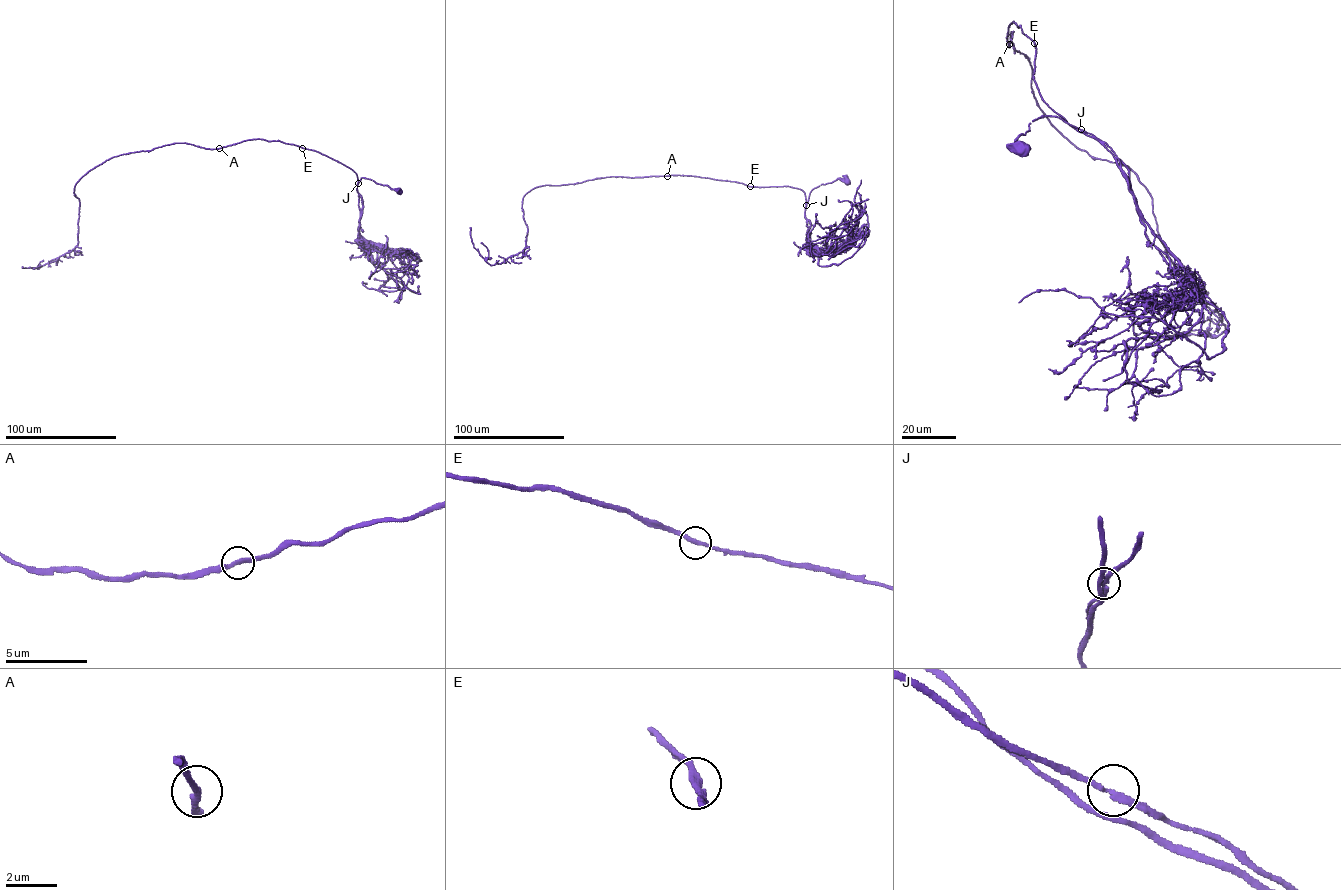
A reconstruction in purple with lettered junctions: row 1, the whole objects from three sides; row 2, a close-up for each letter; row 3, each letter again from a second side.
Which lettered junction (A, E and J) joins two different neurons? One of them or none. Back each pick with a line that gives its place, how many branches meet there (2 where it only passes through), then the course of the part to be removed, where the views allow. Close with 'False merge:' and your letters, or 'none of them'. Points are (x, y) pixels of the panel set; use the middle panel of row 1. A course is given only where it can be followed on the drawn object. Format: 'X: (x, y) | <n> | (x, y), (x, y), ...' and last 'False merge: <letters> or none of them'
False merge: none of them

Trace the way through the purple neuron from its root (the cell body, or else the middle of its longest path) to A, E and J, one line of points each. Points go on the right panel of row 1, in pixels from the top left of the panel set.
A: (1024, 150), (1016, 139), (1041, 116), (1059, 117), (1084, 132), (1041, 97), (1034, 43), (1013, 22), (1009, 44)
E: (1024, 150), (1016, 139), (1041, 116), (1059, 117), (1084, 132), (1071, 126), (1041, 97), (1033, 76), (1034, 43)
J: (1024, 150), (1016, 139), (1029, 129), (1032, 120), (1041, 116), (1057, 116), (1080, 129)

